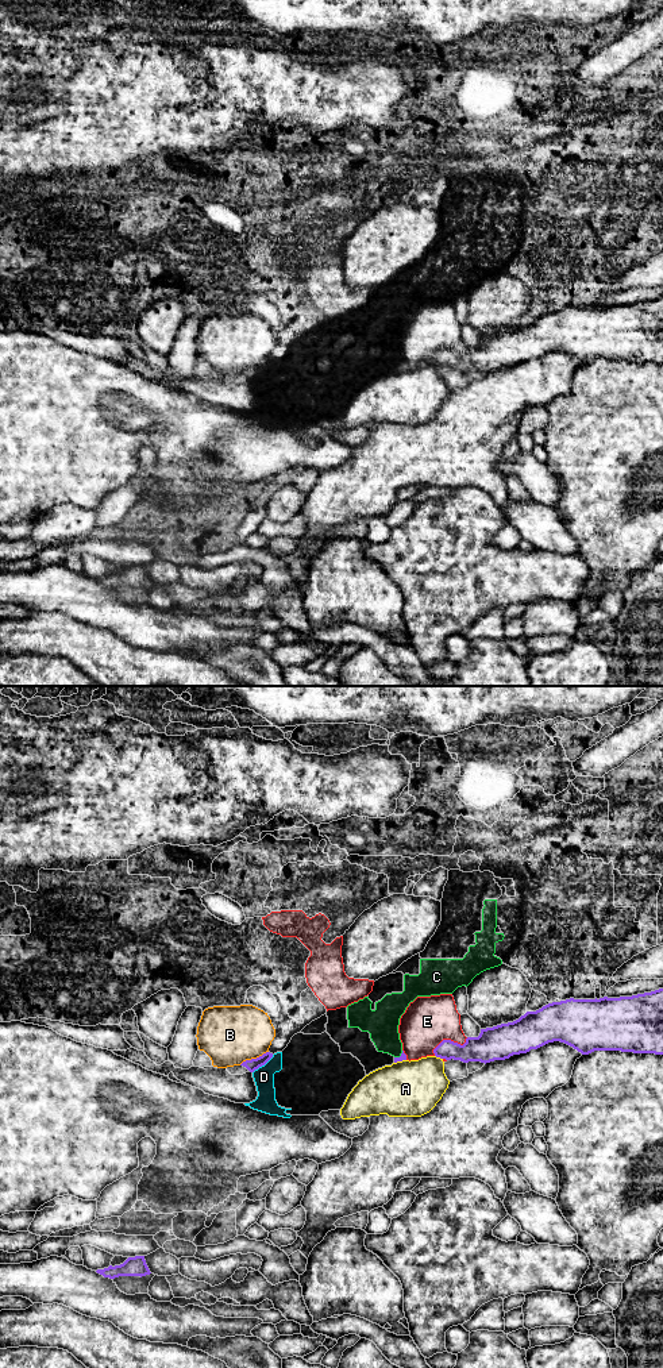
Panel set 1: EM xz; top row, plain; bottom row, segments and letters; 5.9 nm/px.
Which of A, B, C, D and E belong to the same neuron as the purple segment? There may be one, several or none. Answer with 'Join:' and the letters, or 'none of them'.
Join: none of them

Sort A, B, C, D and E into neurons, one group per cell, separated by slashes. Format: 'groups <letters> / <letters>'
groups A / B / C D / E

